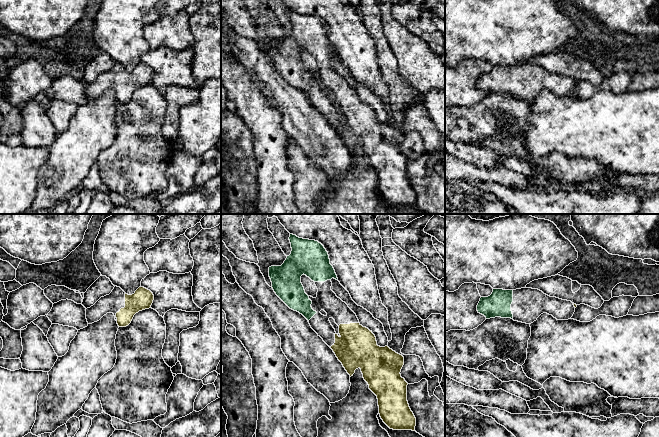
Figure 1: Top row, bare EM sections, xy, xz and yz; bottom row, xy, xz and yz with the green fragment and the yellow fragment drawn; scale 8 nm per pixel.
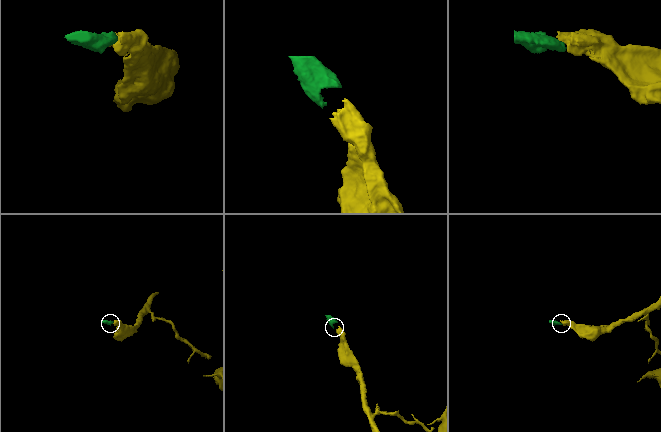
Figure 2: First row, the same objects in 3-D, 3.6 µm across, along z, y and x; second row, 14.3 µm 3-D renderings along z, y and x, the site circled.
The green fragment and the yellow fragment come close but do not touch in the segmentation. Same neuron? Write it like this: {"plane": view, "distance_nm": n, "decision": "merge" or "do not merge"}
{"plane": "xz", "distance_nm": 220, "decision": "merge"}

